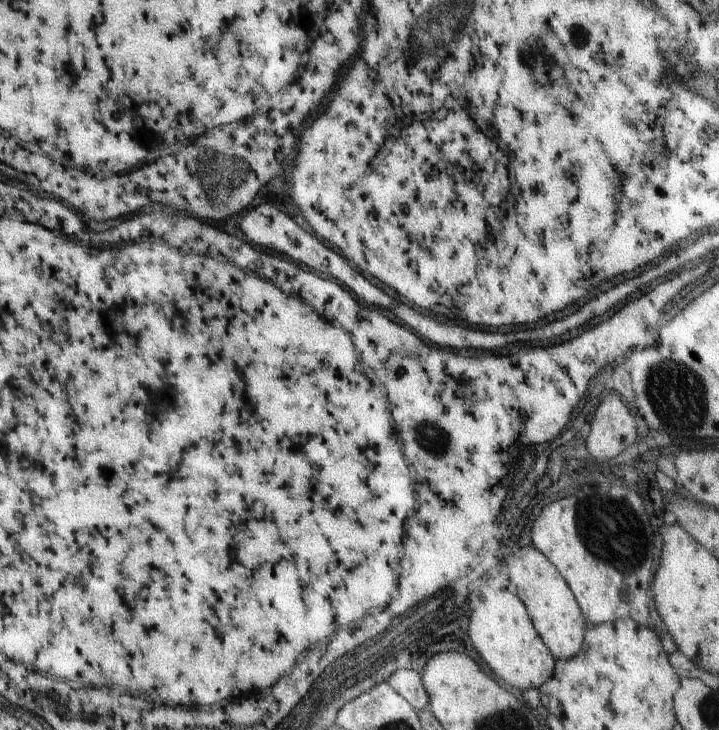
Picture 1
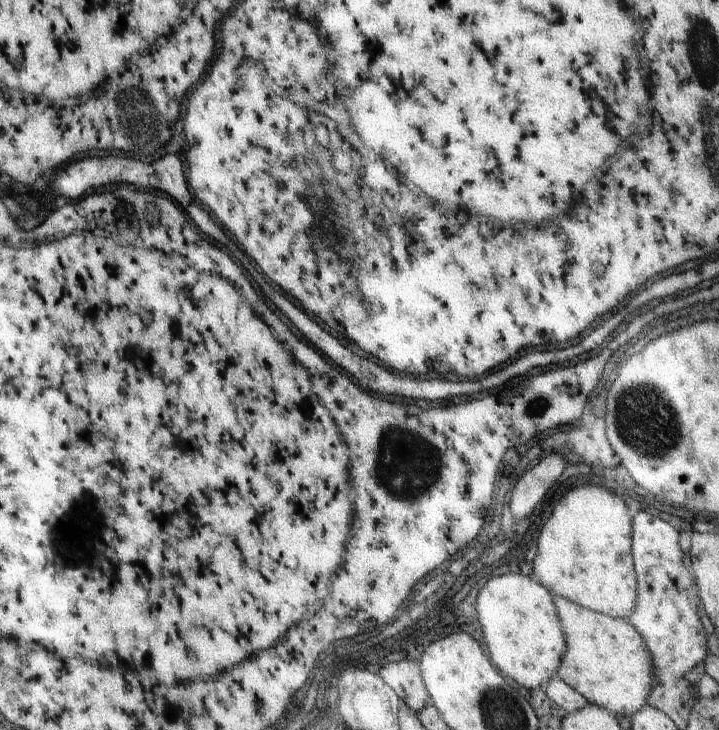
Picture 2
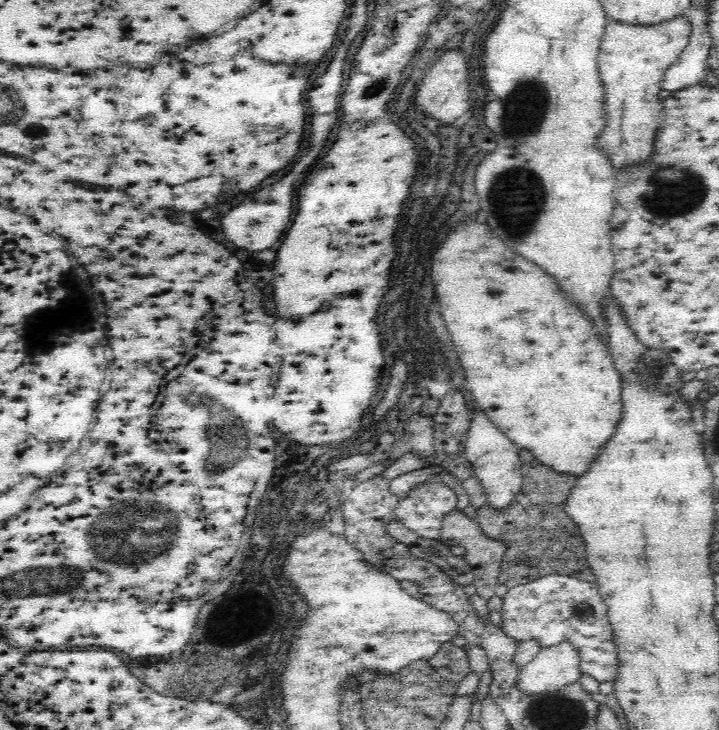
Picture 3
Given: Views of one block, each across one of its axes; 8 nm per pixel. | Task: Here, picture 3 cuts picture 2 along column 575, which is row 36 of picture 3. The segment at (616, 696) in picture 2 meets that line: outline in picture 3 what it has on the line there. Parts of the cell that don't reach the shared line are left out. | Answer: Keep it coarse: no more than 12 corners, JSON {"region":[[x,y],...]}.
{"region":[[687,12],[606,26],[599,68],[614,168],[652,152],[659,83],[689,46]]}

